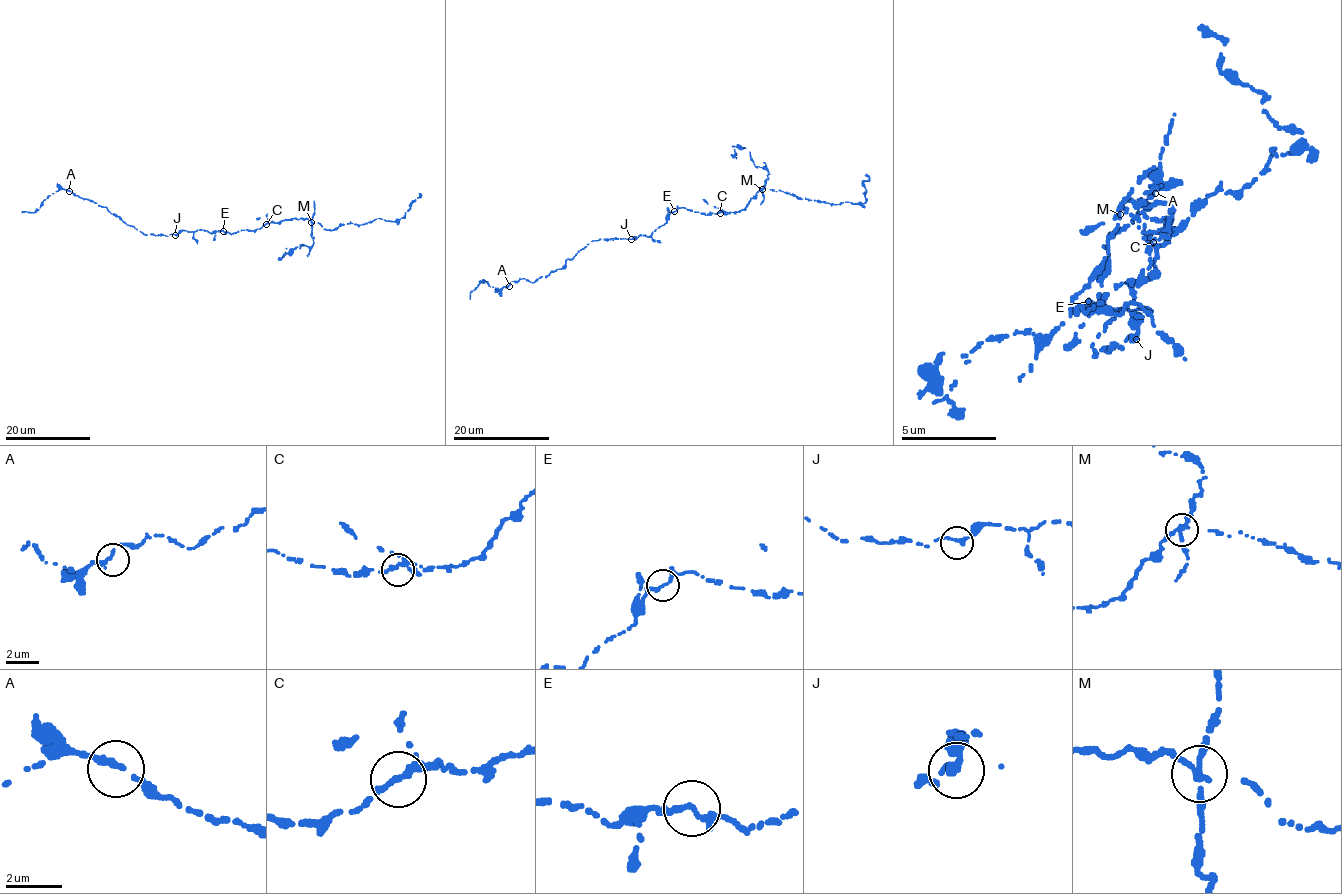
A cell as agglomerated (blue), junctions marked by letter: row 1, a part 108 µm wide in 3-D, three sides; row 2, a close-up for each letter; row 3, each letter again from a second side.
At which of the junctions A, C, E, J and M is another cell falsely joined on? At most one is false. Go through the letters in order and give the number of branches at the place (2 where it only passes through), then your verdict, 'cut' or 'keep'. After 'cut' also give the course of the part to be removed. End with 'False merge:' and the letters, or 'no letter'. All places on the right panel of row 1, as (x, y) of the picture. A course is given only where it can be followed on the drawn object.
A: branches 2; keep
C: branches 3; keep
E: branches 2; keep
J: branches 2; keep
M: branches 3; cut; course (1121, 215), (1102, 272), (1063, 323), (1049, 334), (1026, 333), (943, 354), (921, 393), (939, 399), (968, 360)
False merge: M

